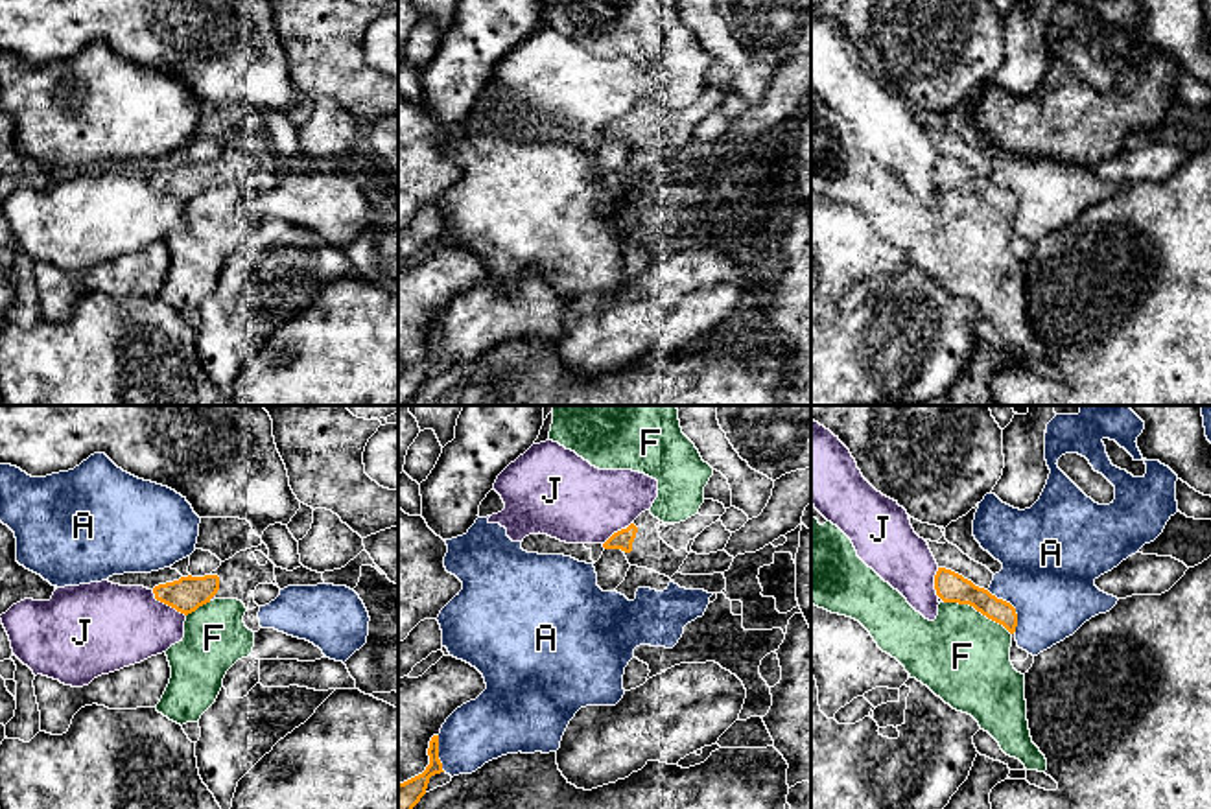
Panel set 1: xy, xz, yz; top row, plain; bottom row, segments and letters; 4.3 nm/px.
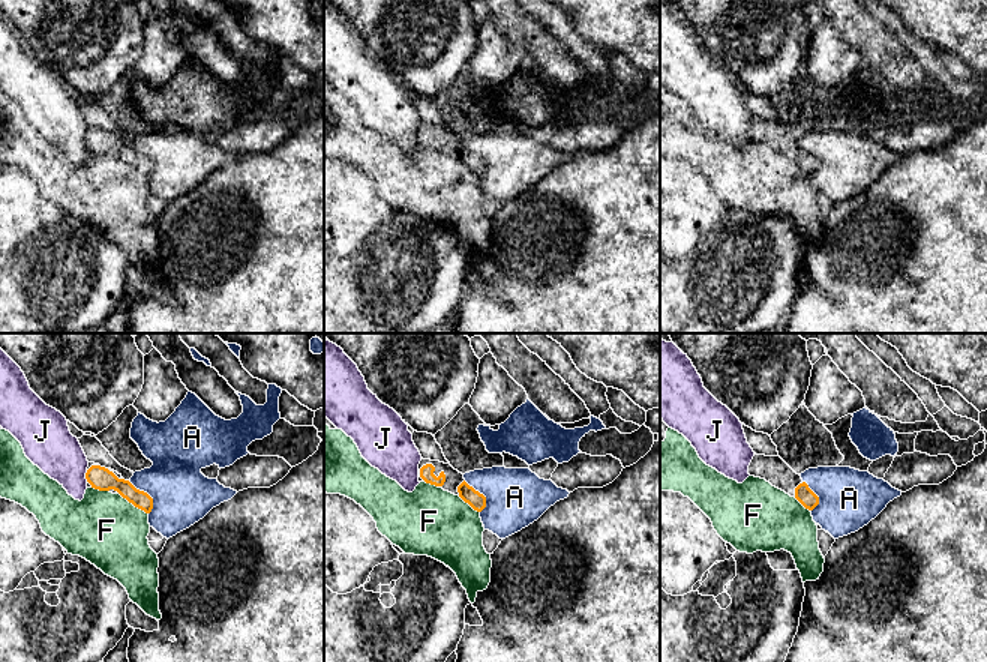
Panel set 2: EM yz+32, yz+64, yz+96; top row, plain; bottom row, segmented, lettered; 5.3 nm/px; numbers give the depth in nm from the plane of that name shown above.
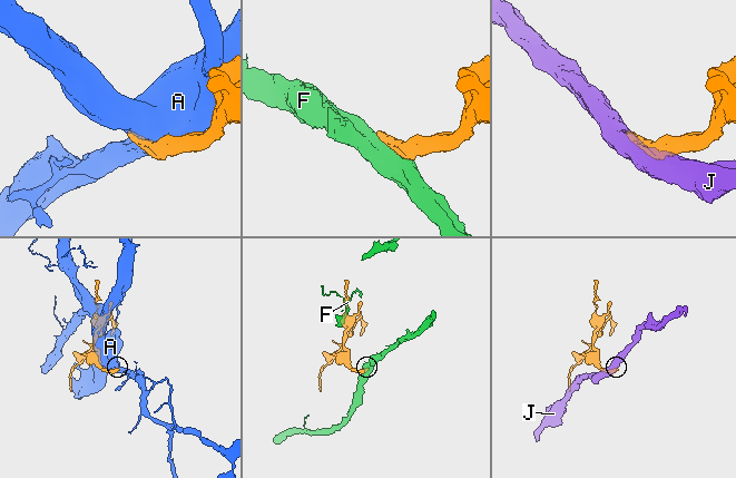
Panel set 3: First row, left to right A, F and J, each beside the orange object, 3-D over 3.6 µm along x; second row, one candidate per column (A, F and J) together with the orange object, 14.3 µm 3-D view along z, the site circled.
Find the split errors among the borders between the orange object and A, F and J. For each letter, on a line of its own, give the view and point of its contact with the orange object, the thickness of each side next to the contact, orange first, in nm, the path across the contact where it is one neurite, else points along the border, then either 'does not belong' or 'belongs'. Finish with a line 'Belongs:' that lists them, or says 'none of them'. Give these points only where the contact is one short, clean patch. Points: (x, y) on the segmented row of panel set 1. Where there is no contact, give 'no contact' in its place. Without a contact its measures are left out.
A: meets orange in yz at (1012, 607); 120 nm thick on the orange side, 420 nm on the other; does not belong
F: meets orange in yz at (977, 610); 130 nm thick on the orange side, 400 nm on the other; does not belong
J: meets orange in xy at (166, 603); 150 nm thick on the orange side, 360 nm on the other; does not belong
Belongs: none of them

